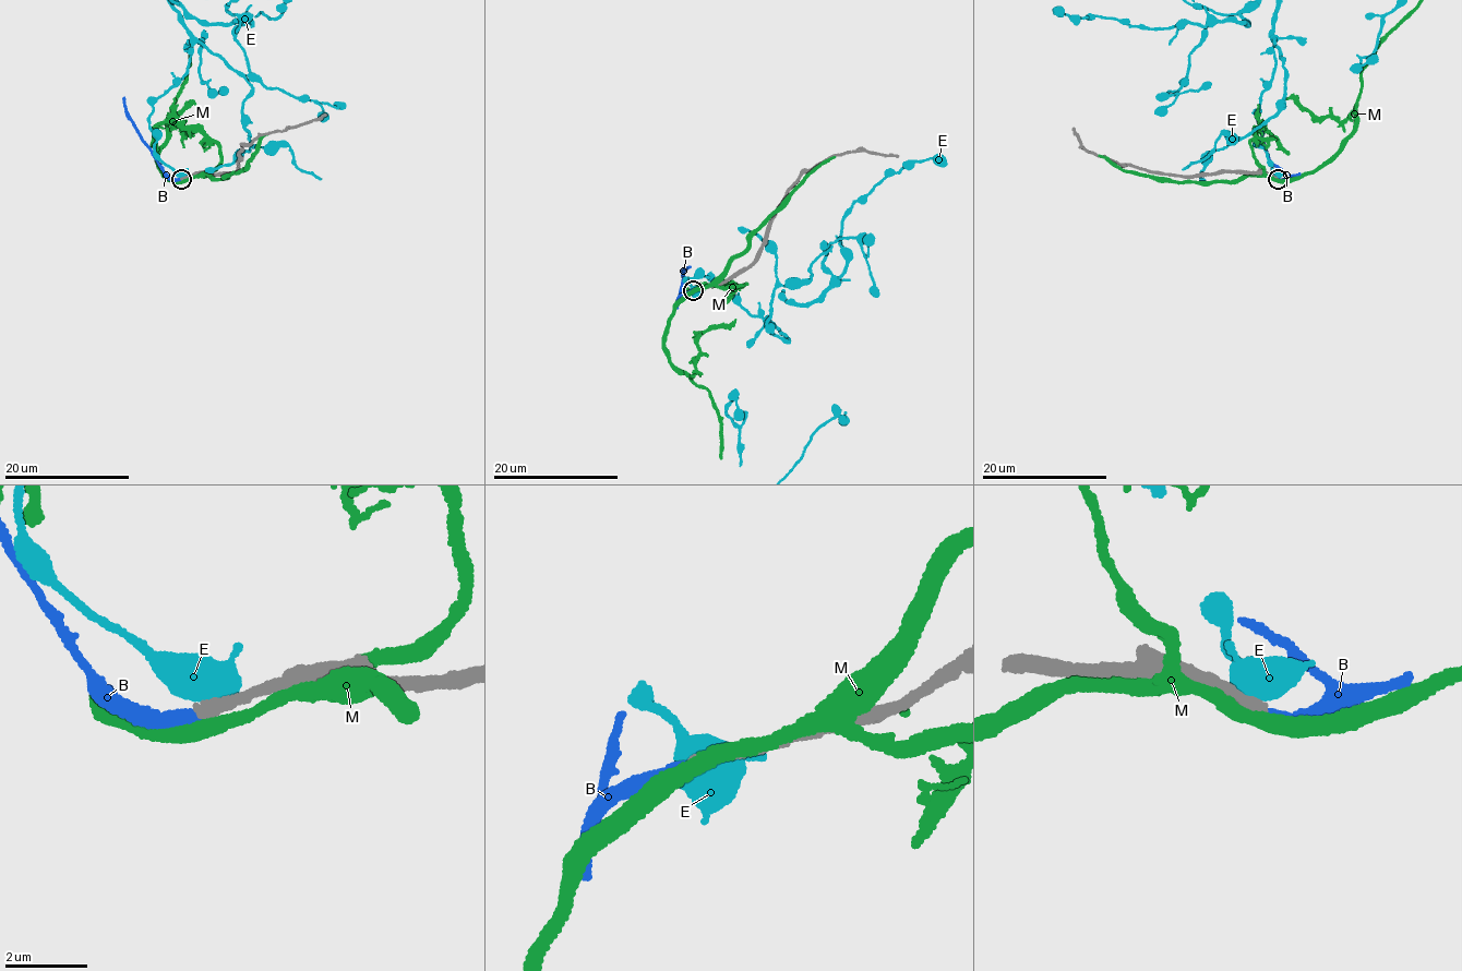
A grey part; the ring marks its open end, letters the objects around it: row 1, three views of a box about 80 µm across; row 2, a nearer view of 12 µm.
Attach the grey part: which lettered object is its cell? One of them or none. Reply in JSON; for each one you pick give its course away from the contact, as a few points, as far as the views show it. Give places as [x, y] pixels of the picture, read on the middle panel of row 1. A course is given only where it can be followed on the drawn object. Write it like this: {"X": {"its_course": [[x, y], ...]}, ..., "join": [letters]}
{"B": {"its_course": [[692, 290], [680, 294], [683, 271], [691, 266]]}, "join": ["B"]}

